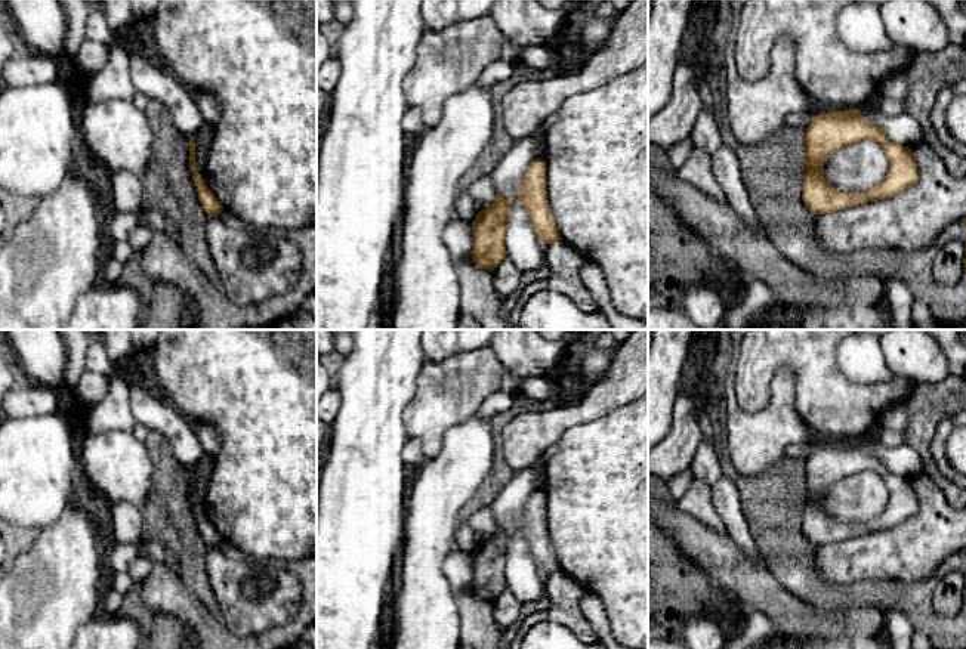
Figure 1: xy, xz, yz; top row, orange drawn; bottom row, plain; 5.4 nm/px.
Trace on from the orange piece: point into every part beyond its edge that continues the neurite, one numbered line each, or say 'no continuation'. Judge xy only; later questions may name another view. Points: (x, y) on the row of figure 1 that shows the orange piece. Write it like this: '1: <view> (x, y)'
no continuation

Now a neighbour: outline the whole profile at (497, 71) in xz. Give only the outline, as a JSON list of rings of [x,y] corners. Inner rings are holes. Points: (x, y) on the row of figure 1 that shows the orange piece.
[[[497,61],[487,67],[479,75],[478,84],[482,87],[491,87],[493,84],[507,80],[513,74],[513,65]]]

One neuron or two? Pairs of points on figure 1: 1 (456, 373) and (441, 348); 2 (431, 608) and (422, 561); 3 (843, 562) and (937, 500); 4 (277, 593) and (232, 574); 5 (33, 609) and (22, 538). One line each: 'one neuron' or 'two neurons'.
1: two neurons
2: one neuron
3: one neuron
4: one neuron
5: two neurons

